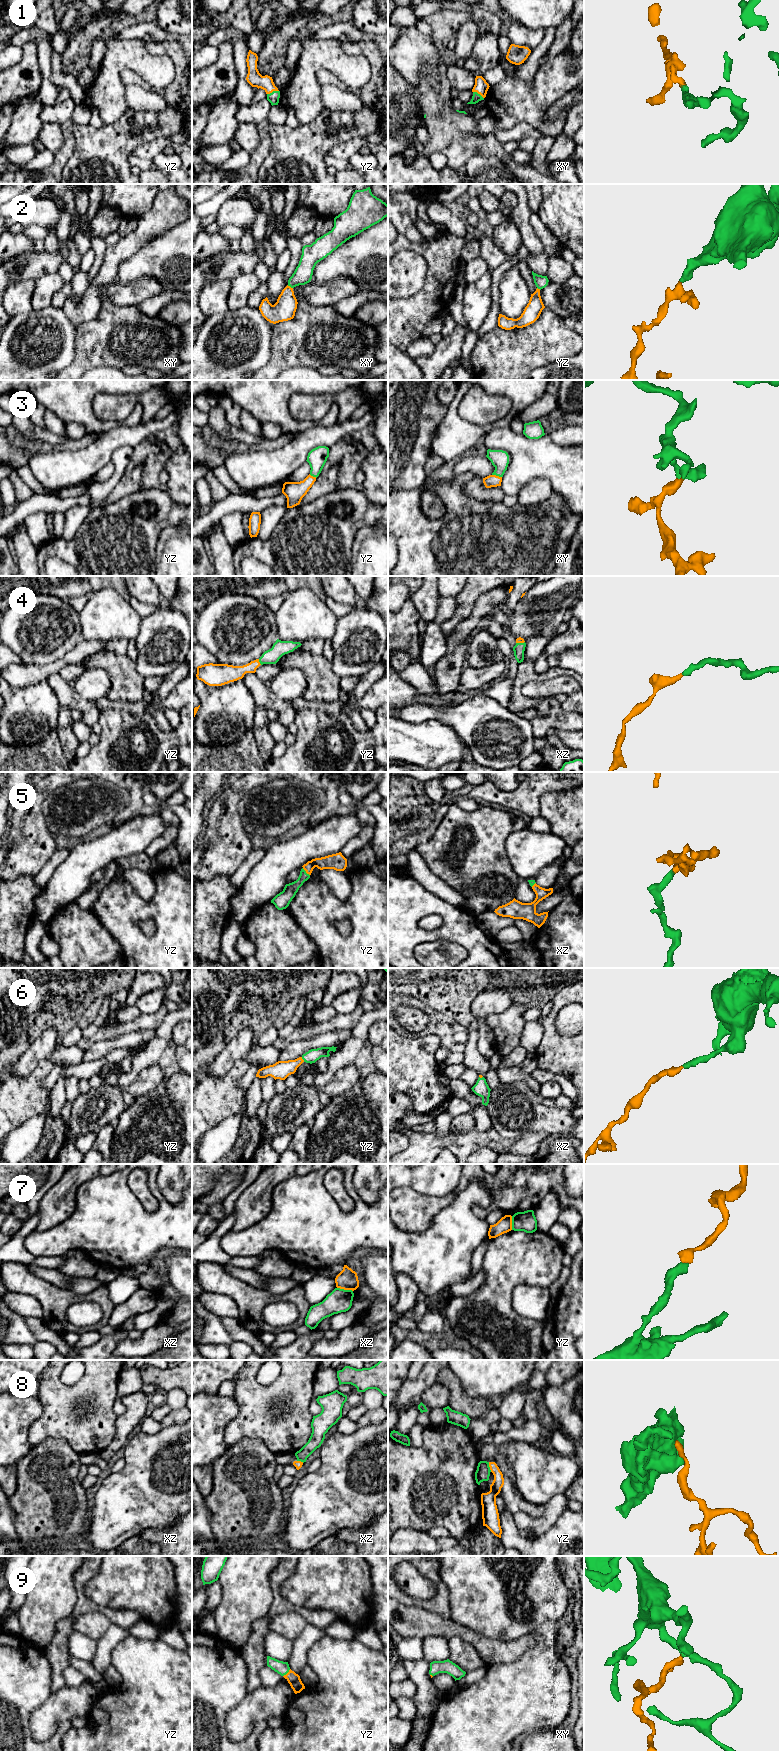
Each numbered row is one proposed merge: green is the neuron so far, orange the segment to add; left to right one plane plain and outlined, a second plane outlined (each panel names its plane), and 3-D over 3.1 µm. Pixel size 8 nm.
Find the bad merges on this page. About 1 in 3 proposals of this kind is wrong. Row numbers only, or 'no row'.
7, 8

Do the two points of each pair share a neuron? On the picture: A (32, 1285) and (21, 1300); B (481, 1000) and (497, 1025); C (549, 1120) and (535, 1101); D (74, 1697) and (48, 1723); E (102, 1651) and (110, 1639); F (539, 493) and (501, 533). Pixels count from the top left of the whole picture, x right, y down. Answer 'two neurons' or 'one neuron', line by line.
A: two neurons
B: one neuron
C: one neuron
D: one neuron
E: one neuron
F: two neurons

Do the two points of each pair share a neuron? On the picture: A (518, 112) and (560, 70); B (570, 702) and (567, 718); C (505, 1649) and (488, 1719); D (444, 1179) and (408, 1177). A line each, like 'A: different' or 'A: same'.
A: same
B: different
C: different
D: same

